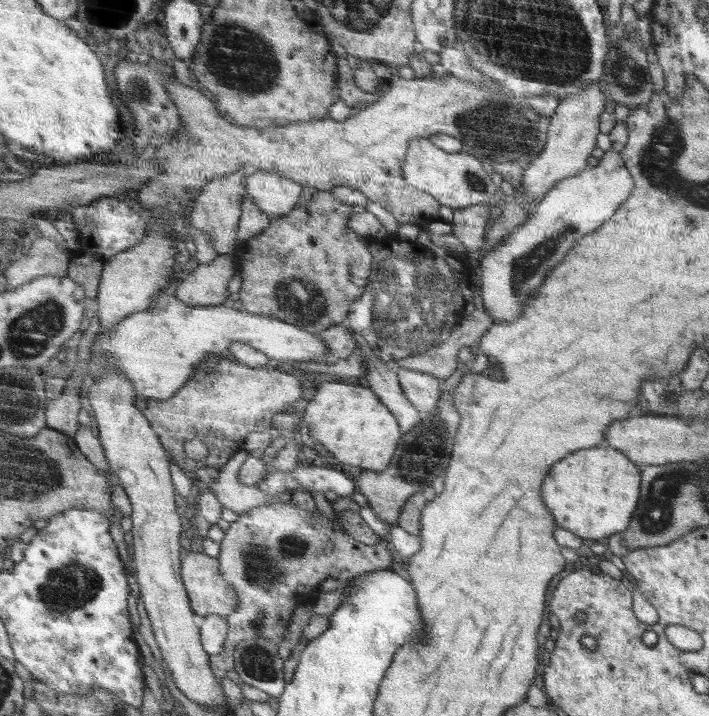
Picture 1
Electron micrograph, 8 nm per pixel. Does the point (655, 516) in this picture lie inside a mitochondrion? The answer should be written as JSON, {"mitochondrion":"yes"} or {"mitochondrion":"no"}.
{"mitochondrion":"yes"}

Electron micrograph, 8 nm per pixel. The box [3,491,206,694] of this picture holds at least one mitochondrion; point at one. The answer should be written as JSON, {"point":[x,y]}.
{"point":[66,590]}

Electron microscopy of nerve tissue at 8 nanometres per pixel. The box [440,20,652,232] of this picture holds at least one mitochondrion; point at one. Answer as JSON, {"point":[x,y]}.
{"point":[498,133]}

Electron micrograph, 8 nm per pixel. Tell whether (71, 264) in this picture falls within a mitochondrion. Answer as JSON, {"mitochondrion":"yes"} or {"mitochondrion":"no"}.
{"mitochondrion":"no"}

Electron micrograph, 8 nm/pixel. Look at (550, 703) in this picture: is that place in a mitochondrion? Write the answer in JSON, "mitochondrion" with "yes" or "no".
{"mitochondrion":"no"}

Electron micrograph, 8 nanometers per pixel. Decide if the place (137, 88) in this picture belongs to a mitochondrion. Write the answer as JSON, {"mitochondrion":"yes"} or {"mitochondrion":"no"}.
{"mitochondrion":"yes"}

